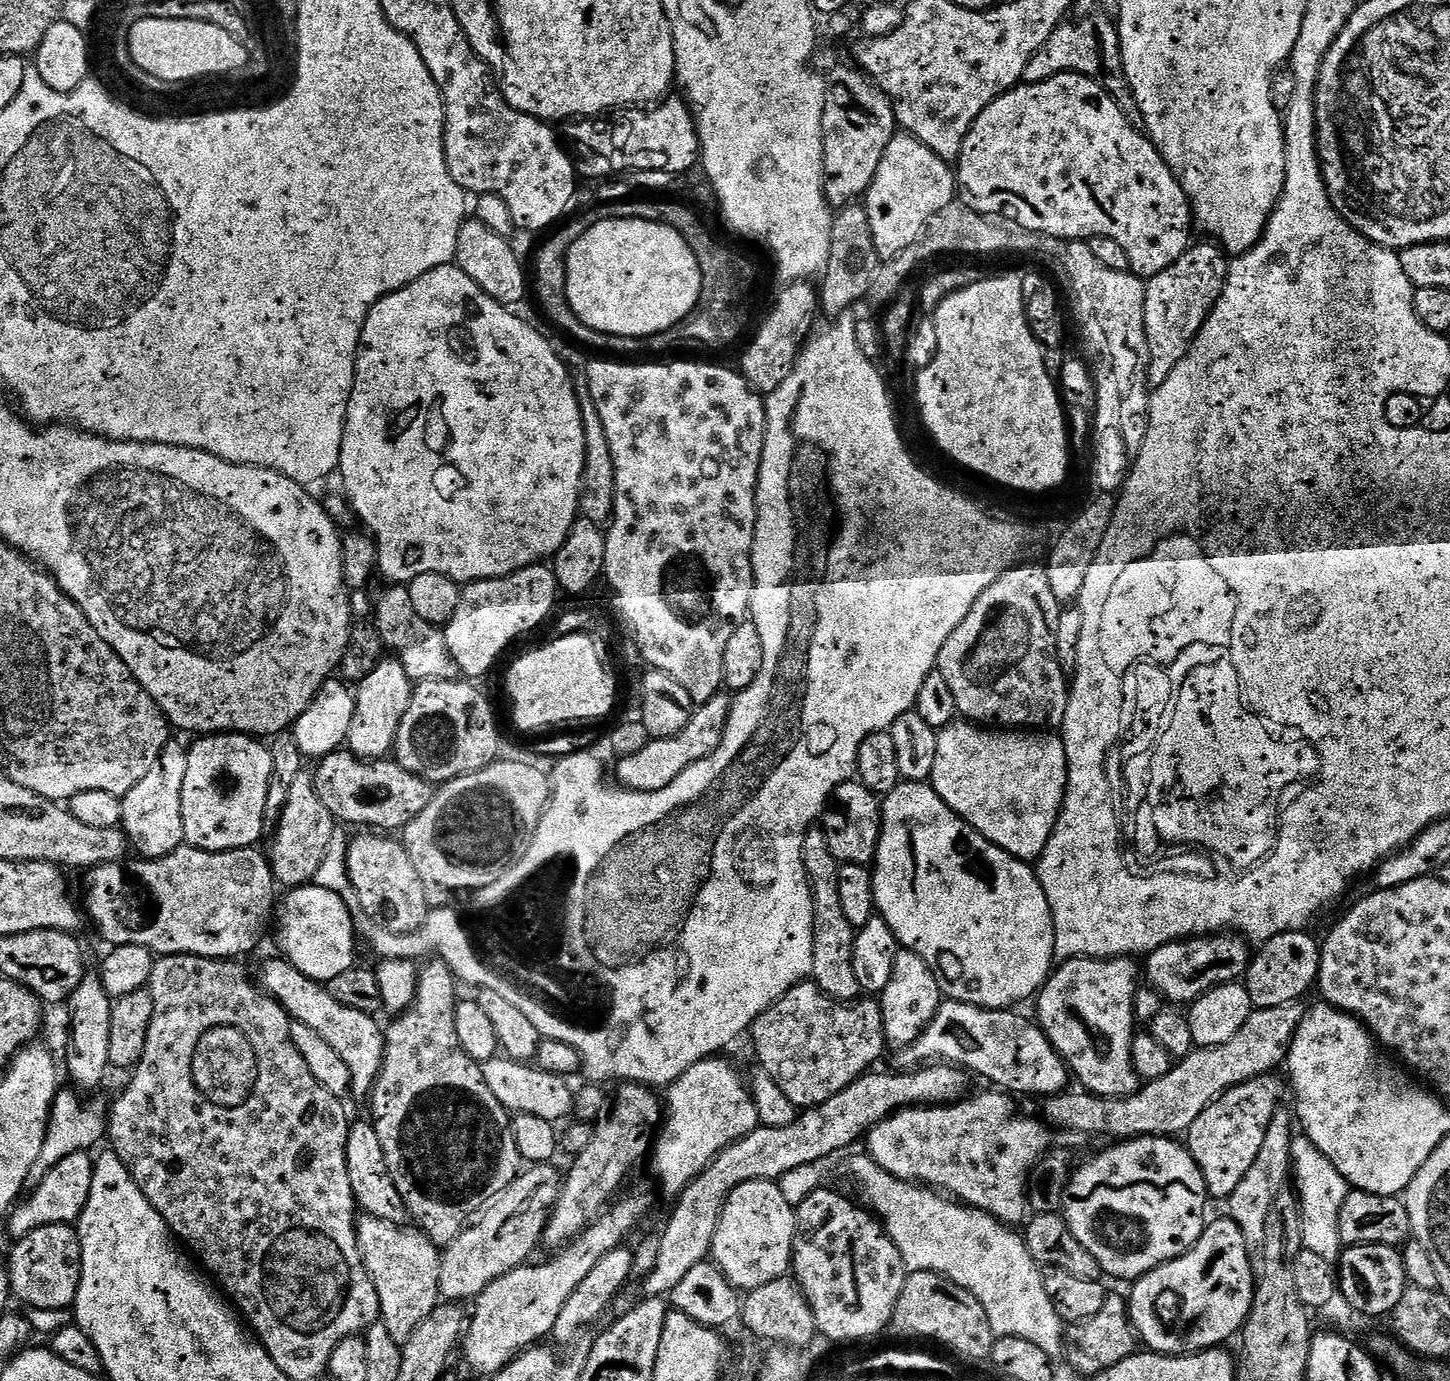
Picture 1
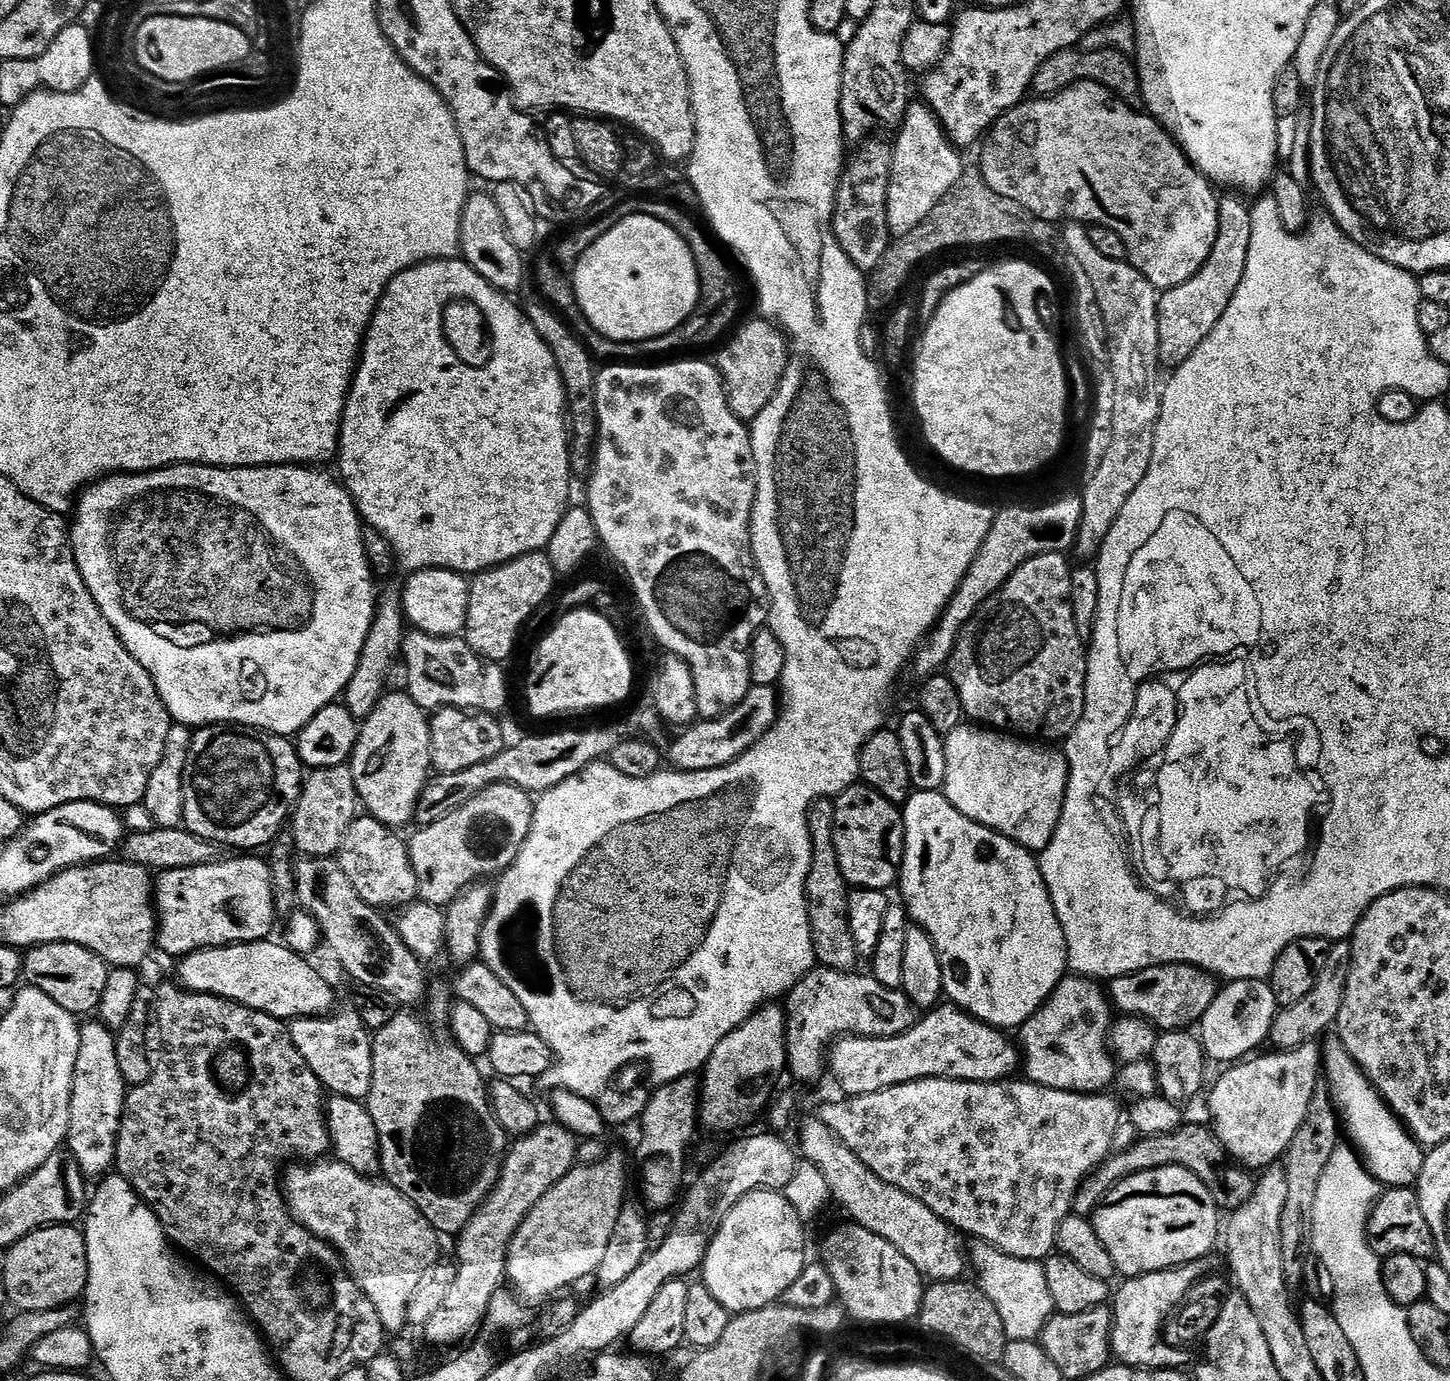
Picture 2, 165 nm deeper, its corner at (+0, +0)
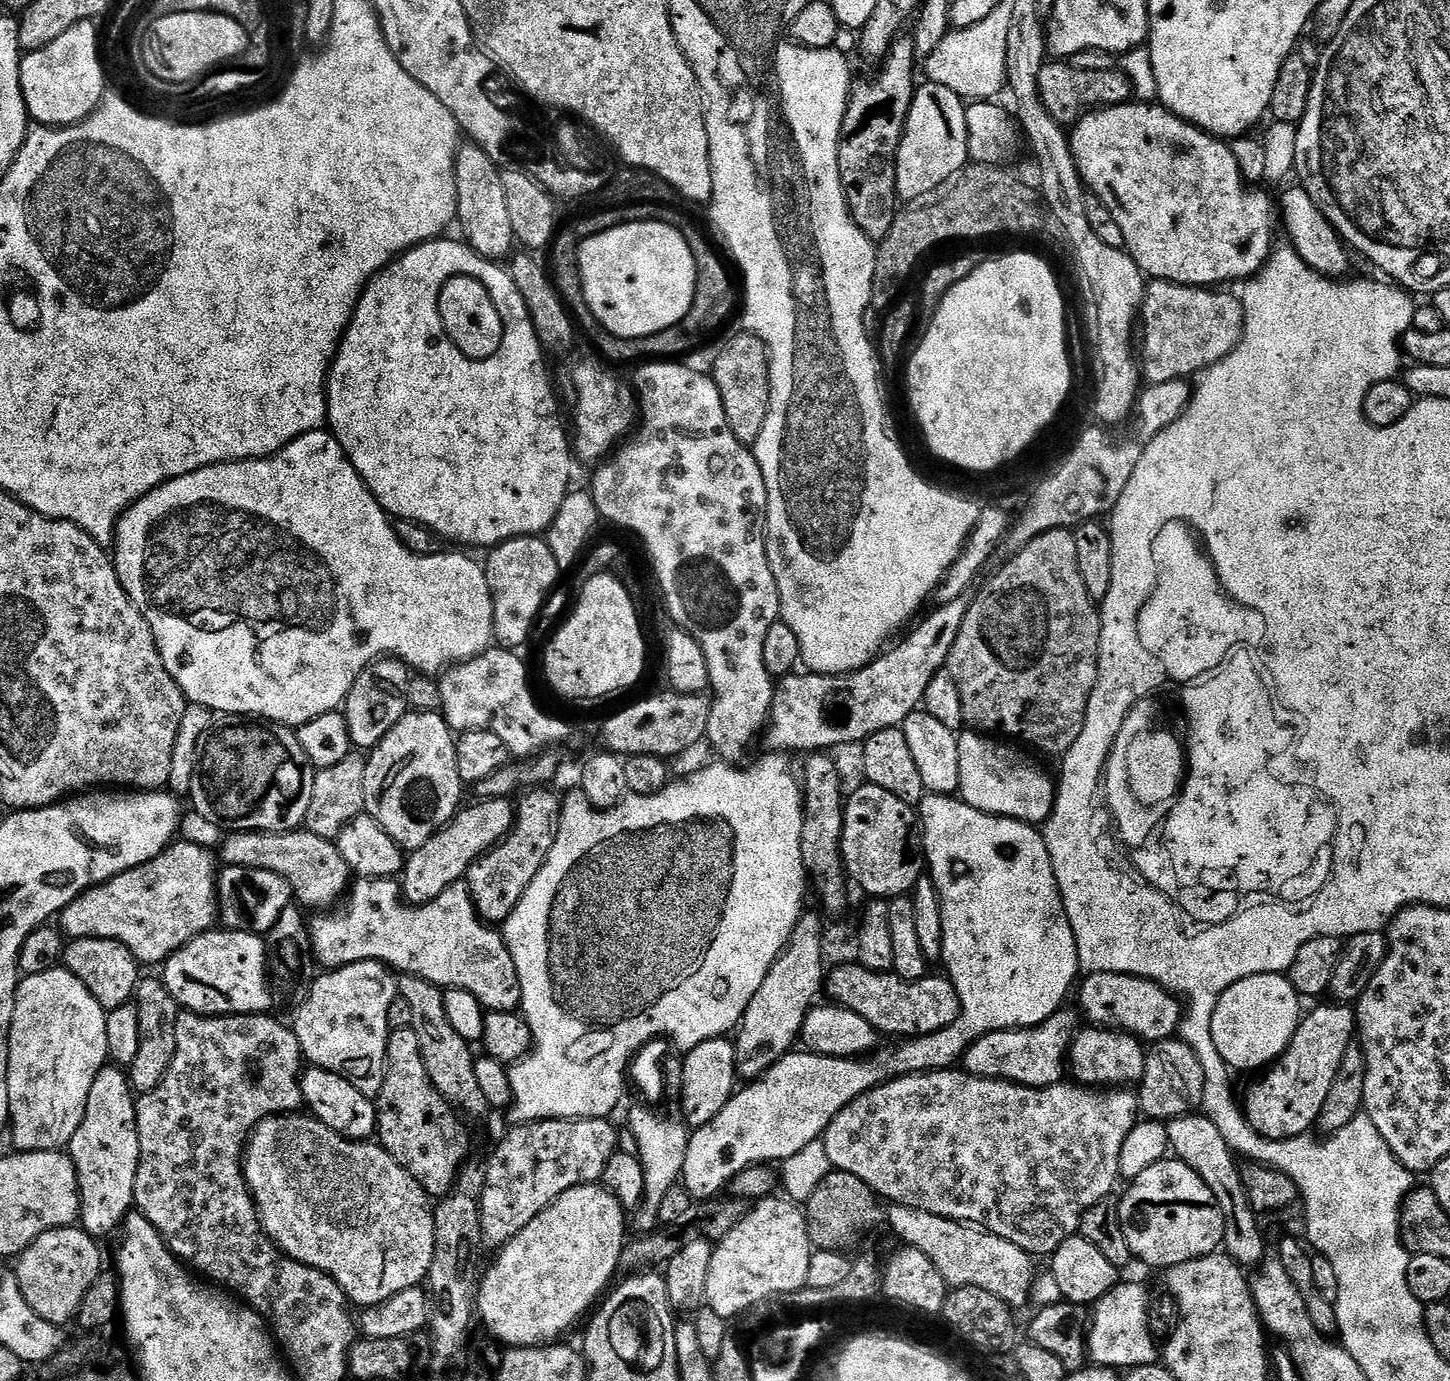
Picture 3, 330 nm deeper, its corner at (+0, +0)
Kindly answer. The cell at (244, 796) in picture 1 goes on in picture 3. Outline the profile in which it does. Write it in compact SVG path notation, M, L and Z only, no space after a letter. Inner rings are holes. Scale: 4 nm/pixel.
M228 718L225 721L225 724L217 723L202 741L198 779L191 797L197 814L228 832L297 831L310 810L317 774L306 750L302 750L299 735L285 725L261 722L256 718Z

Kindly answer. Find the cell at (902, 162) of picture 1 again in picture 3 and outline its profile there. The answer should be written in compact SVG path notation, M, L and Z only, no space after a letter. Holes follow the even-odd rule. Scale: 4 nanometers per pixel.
M931 82L921 83L917 87L910 114L904 123L902 142L896 151L896 194L901 201L931 197L935 189L946 182L946 178L950 178L969 163L966 114L966 100L949 87Z

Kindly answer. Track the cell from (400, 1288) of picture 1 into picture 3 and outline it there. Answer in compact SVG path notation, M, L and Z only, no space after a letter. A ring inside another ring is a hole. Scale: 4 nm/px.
M311 1114L267 1116L251 1129L242 1167L265 1236L285 1256L334 1278L353 1305L369 1308L427 1281L434 1258L433 1205L421 1184L379 1143L347 1140Z

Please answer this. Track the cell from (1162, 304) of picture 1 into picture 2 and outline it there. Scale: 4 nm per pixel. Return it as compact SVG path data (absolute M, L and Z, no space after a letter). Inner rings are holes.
M1221 203L1220 229L1214 242L1214 250L1210 258L1190 278L1190 282L1182 282L1182 286L1174 286L1161 291L1158 296L1158 350L1160 363L1165 369L1179 368L1204 339L1218 326L1222 314L1226 314L1226 306L1230 306L1230 298L1234 298L1234 290L1238 290L1238 282L1242 282L1242 274L1246 274L1246 260L1250 250L1250 238L1254 234L1252 216L1244 204Z

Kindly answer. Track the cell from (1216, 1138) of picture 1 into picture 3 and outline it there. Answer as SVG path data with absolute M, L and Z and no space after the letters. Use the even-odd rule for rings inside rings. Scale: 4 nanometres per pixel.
M1331 1003L1301 1019L1287 1050L1242 1096L1244 1116L1258 1135L1268 1140L1289 1140L1305 1135L1311 1129L1308 1127L1319 1121L1322 1102L1326 1102L1326 1094L1330 1094L1330 1086L1334 1086L1342 1058L1358 1032L1355 1011L1347 1003Z

